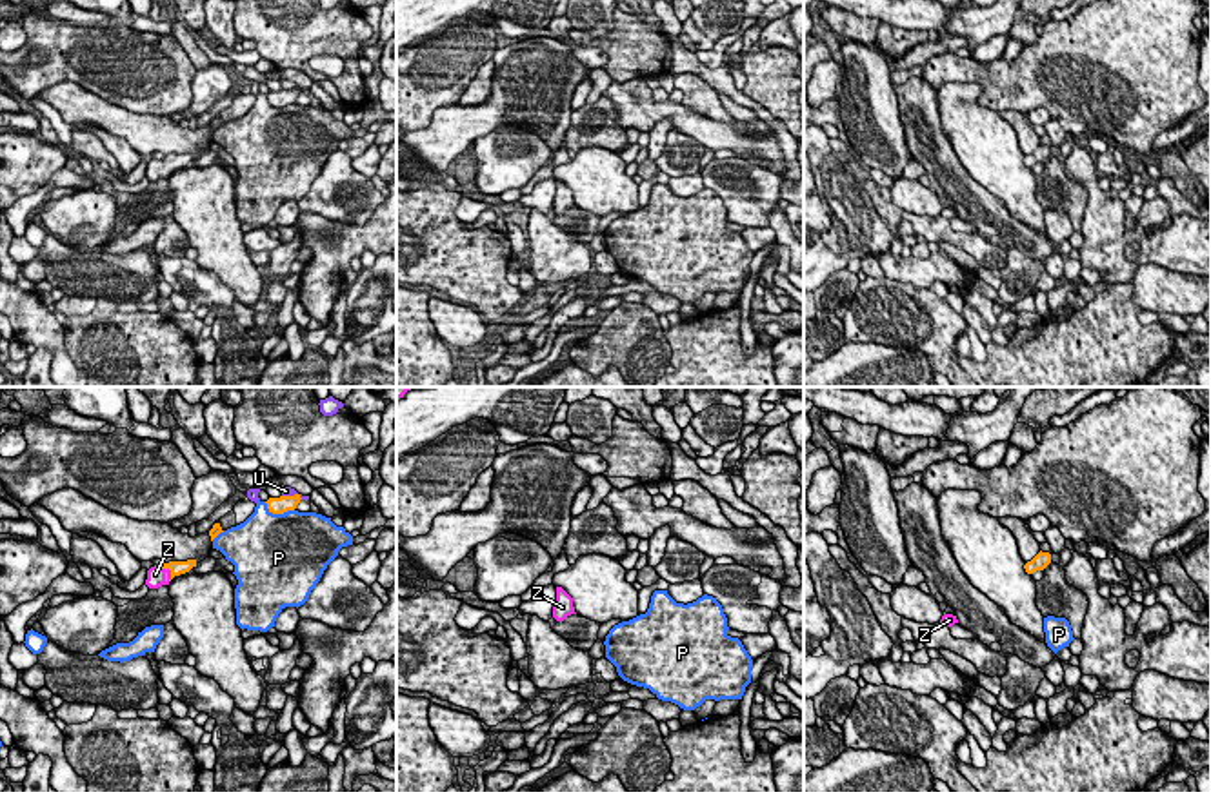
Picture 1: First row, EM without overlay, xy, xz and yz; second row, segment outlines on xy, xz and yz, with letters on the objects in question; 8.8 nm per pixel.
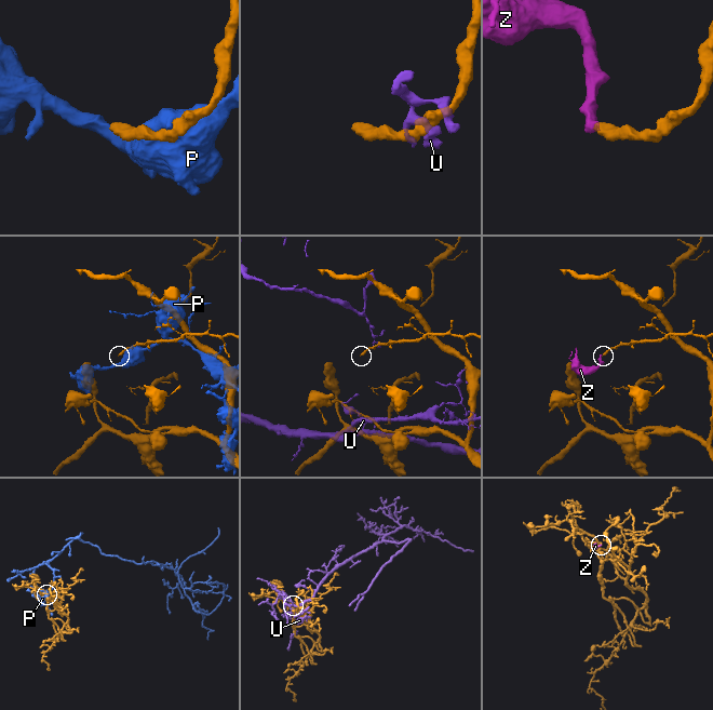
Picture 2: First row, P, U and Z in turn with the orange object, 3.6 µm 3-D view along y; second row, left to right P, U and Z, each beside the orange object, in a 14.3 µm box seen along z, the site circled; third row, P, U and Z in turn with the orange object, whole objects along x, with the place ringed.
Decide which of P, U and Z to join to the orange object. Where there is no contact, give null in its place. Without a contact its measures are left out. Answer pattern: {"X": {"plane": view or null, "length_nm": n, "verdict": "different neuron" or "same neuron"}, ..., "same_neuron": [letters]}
{"P": {"plane": "xy", "length_nm": 280, "verdict": "different neuron"}, "U": {"plane": "xy", "length_nm": 190, "verdict": "different neuron"}, "Z": {"plane": "xy", "length_nm": 170, "verdict": "same neuron"}, "same_neuron": ["Z"]}

